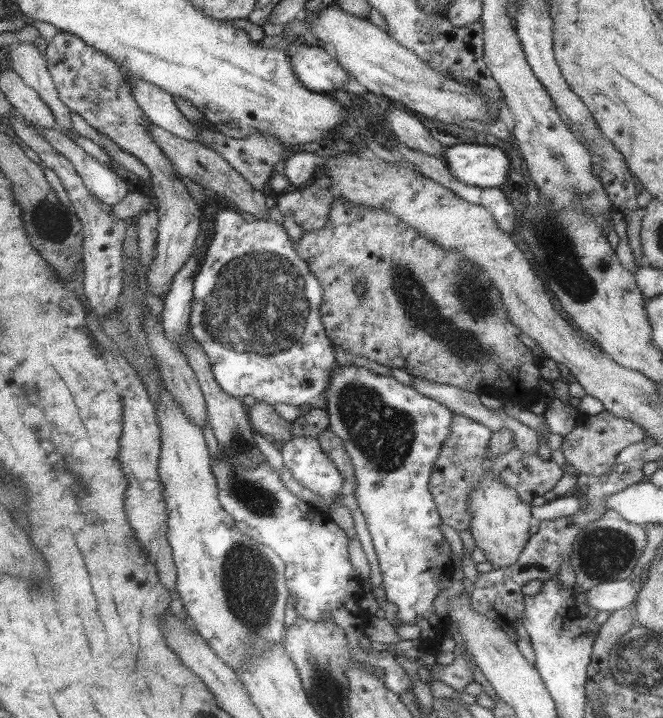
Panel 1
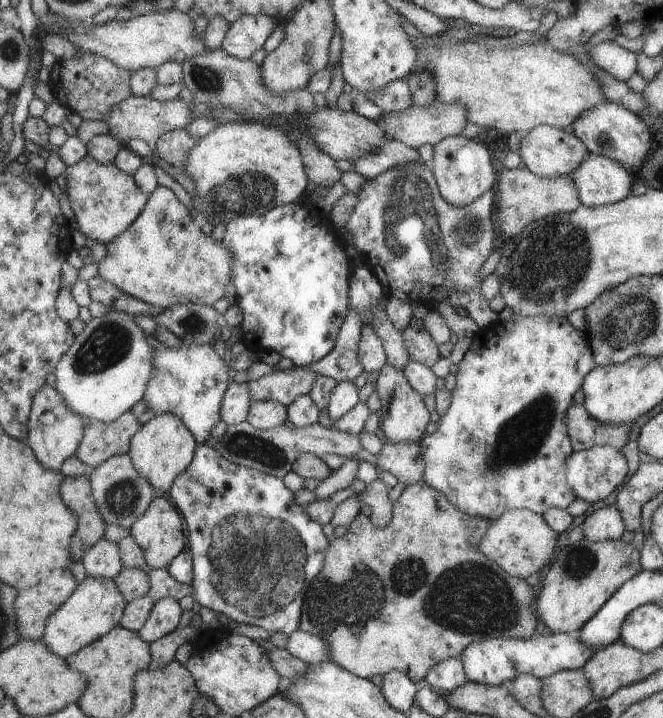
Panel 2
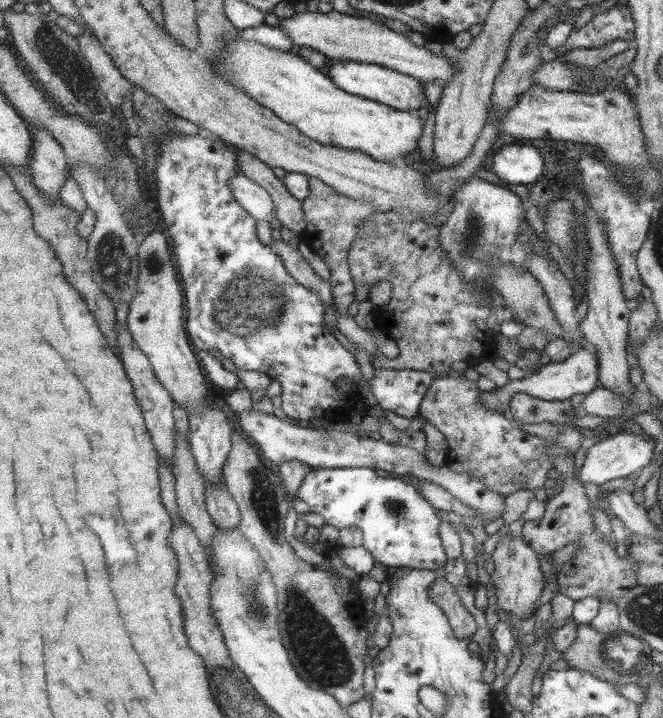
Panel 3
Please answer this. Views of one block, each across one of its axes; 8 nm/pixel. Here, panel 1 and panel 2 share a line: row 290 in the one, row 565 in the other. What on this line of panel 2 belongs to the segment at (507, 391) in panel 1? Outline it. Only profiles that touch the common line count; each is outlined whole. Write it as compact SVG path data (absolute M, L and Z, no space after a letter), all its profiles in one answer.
M423 479L408 484L392 502L392 517L387 526L375 527L369 517L359 512L358 516L350 522L346 533L332 540L331 548L327 551L322 569L318 576L310 582L307 587L305 601L302 604L300 631L317 635L324 643L330 646L331 662L342 666L356 677L373 679L375 674L389 673L390 670L400 670L406 674L414 683L423 680L433 665L446 658L459 658L462 650L471 643L495 637L506 637L507 639L526 639L535 630L535 616L531 606L533 592L531 586L525 584L525 579L512 577L506 571L493 562L487 555L478 550L478 542L483 538L486 530L490 528L491 519L472 517L466 515L458 508L451 506L447 497L438 490L432 489Z

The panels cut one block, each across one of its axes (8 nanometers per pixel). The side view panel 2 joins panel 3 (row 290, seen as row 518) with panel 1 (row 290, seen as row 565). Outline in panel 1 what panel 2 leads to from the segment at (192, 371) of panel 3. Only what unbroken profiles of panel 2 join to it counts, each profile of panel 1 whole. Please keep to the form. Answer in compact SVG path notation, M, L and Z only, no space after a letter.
M59 31L48 42L44 56L45 67L59 101L79 116L97 133L111 140L122 151L139 160L150 173L153 196L157 200L158 237L155 240L153 261L145 267L145 284L149 294L167 294L171 278L191 256L193 242L199 233L199 210L187 190L173 174L170 160L163 154L146 131L151 122L134 102L131 86L123 78L120 68L101 51L68 32Z

